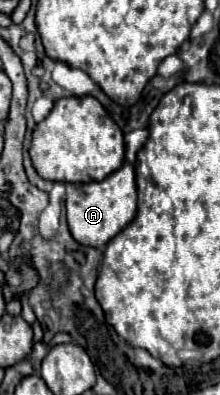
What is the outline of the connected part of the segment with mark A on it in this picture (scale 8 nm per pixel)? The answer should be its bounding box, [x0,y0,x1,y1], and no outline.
[65,162,137,248]

